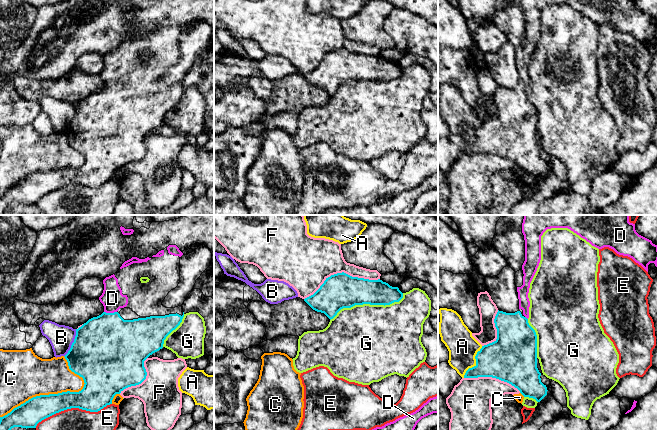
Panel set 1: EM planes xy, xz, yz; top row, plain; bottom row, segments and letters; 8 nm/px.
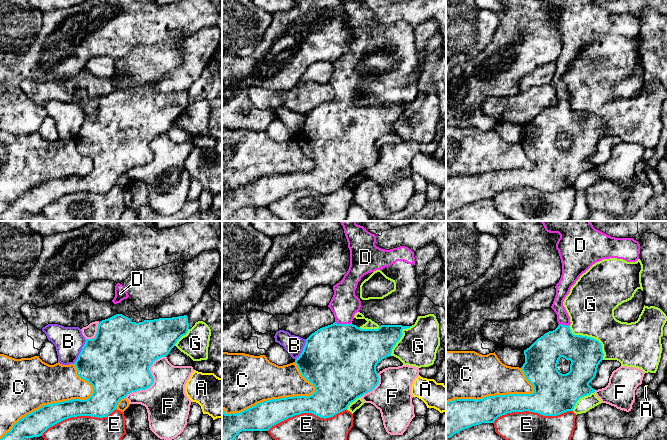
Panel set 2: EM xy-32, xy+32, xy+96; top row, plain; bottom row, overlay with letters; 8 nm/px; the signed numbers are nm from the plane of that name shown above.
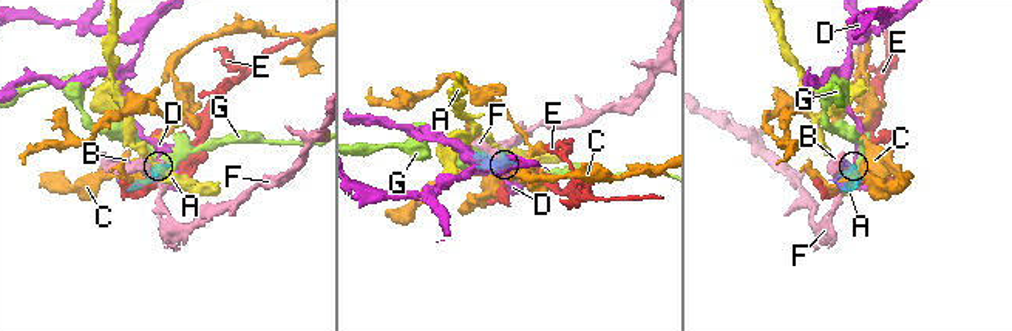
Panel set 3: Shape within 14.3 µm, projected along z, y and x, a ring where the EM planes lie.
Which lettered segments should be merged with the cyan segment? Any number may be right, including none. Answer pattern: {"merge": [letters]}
{"merge": ["D"]}

